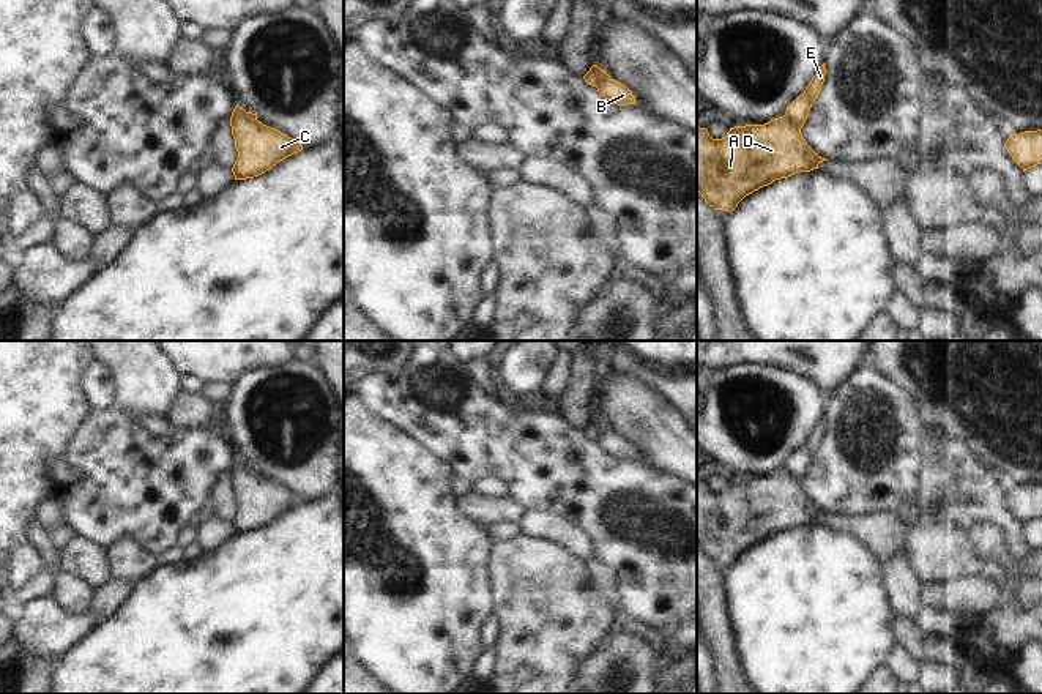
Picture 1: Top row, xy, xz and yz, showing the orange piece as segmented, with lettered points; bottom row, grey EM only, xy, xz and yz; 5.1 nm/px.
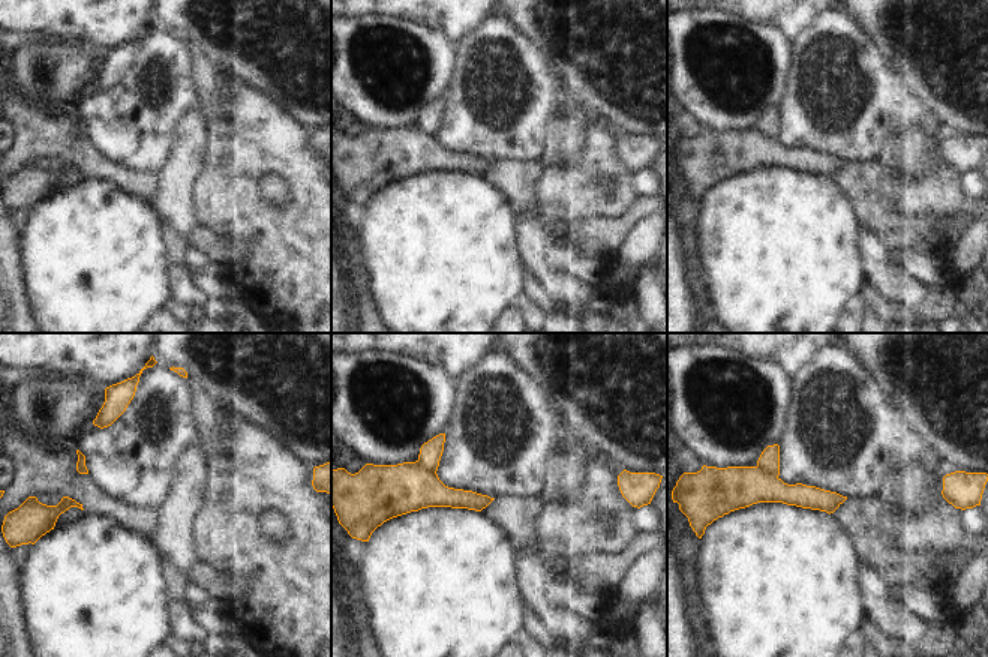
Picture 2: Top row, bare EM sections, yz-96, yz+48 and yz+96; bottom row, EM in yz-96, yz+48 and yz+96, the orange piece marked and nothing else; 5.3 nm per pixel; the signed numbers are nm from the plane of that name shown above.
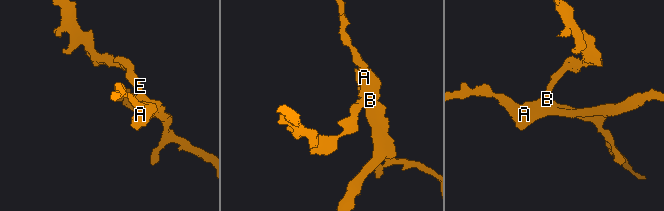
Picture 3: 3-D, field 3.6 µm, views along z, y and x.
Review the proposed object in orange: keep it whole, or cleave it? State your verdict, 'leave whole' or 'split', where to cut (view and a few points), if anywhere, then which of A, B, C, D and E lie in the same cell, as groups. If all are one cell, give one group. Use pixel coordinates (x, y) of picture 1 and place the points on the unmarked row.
split | yz (784, 469), (800, 483) | A C D / B E

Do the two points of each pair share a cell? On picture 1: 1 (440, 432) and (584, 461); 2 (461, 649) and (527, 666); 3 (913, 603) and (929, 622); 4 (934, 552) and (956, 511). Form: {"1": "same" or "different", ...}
{"1": "same", "2": "different", "3": "different", "4": "same"}

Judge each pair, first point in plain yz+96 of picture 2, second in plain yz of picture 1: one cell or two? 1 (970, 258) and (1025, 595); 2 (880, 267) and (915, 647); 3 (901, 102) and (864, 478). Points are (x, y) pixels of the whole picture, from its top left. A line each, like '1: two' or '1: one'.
1: one
2: two
3: one

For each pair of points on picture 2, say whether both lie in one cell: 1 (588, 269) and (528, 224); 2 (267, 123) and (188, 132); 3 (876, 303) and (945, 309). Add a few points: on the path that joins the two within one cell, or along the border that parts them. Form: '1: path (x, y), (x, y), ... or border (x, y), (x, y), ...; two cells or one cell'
1: border (549, 242), (546, 263), (553, 270), (568, 273); two cells
2: border (207, 128), (203, 165); two cells
3: path (892, 312), (928, 312); one cell

